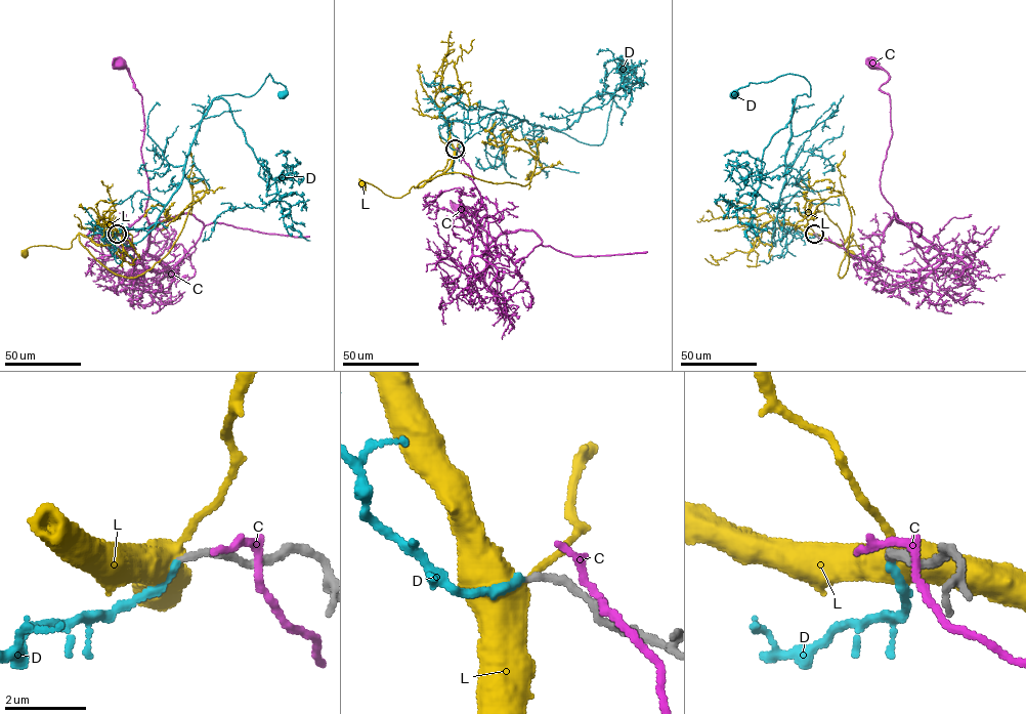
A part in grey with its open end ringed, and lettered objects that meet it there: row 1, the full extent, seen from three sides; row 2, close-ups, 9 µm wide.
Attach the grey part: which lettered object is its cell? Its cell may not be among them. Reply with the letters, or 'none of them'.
D

